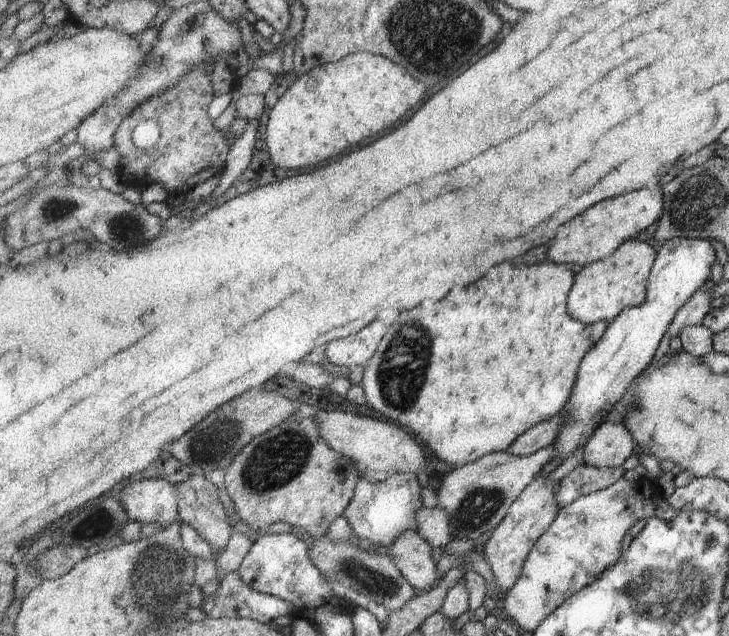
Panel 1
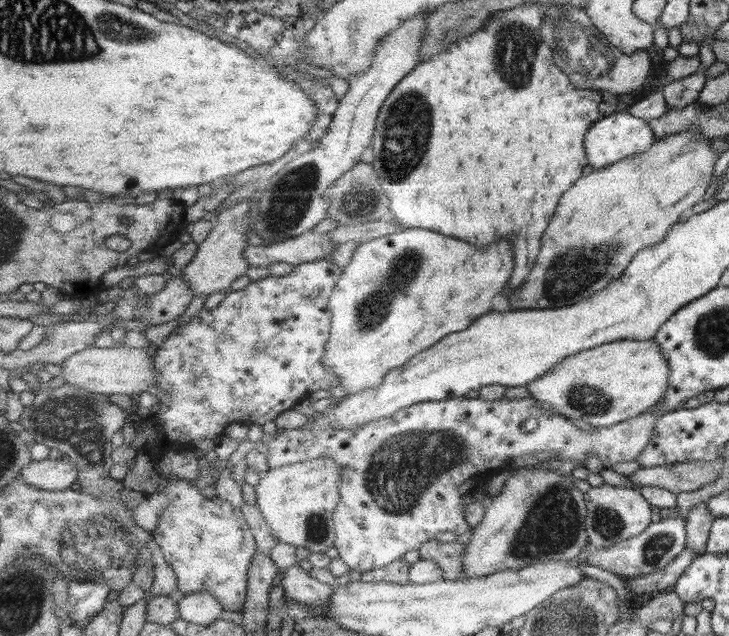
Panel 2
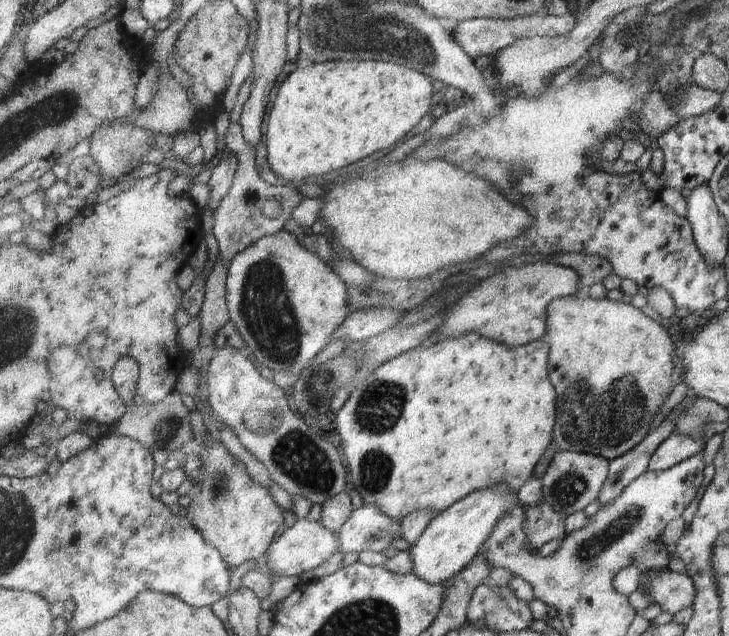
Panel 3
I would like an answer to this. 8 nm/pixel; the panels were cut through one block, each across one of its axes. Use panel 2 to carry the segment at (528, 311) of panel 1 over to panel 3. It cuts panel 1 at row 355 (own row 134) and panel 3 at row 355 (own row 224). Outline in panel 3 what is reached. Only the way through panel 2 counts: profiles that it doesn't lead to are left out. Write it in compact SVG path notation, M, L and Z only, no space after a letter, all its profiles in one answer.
M467 334L457 340L449 340L447 337L431 346L428 344L419 346L375 368L360 386L351 391L347 404L336 413L337 429L342 438L342 453L347 464L349 484L358 491L363 506L377 505L381 512L386 513L392 519L402 521L406 516L417 511L442 513L478 490L492 489L503 483L506 483L514 493L519 492L523 484L533 476L535 466L545 456L549 445L553 442L557 392L547 378L549 376L547 372L549 348L546 341L533 342L523 348L509 348L499 342L491 342L479 334Z

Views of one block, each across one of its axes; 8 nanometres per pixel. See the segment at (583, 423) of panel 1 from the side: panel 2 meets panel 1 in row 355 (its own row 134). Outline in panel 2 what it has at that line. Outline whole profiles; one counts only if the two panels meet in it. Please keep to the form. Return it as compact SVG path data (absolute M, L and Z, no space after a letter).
M624 111L611 114L611 116L595 122L585 136L585 149L587 149L590 166L594 170L599 170L615 165L616 162L623 161L629 156L649 152L656 141L657 135L653 131L651 122Z

